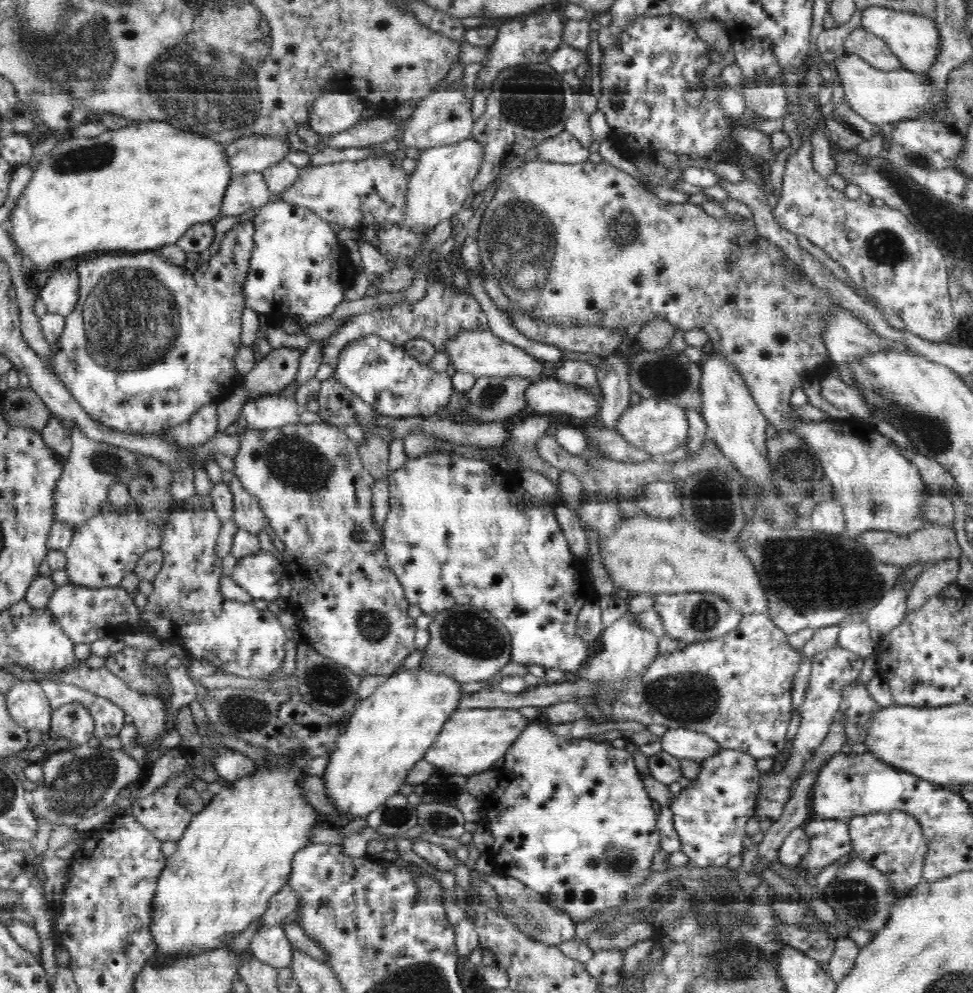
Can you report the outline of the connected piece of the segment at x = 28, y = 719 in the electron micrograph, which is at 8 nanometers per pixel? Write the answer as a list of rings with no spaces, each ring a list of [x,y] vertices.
[[[17,681],[4,695],[15,724],[26,730],[50,732],[52,707],[40,683]]]

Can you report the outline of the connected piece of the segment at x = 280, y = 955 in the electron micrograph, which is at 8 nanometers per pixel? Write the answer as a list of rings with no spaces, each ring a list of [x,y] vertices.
[[[282,925],[260,927],[253,935],[248,950],[275,969],[290,967],[293,959],[293,946]]]

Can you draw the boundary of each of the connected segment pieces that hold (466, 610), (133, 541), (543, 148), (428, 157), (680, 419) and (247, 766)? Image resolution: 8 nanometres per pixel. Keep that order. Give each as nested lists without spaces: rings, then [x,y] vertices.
[[[458,604],[431,616],[433,623],[427,628],[431,637],[421,658],[420,669],[443,673],[464,684],[492,680],[511,662],[510,633],[485,609]]]
[[[131,499],[126,514],[116,509],[114,512],[101,512],[76,526],[71,544],[64,550],[67,557],[65,571],[70,584],[88,588],[118,587],[134,571],[144,552],[160,549],[163,530],[147,522],[142,512],[135,500]]]
[[[570,132],[541,140],[536,146],[539,159],[560,164],[574,164],[588,160],[588,148],[582,146],[580,141]]]
[[[471,136],[456,144],[440,145],[418,150],[417,167],[409,176],[406,203],[406,225],[412,231],[433,231],[440,222],[456,216],[462,207],[468,207],[474,195],[472,184],[484,160],[484,145]]]
[[[646,398],[642,399],[636,405],[630,405],[624,410],[616,432],[620,433],[626,441],[640,448],[656,458],[663,455],[668,455],[670,452],[678,448],[680,444],[684,444],[688,440],[688,417],[686,417],[686,410],[682,407],[670,404],[668,401],[661,401],[660,399]]]
[[[222,748],[220,752],[216,752],[211,764],[216,769],[217,776],[222,777],[227,783],[250,776],[257,770],[252,759],[230,748]]]

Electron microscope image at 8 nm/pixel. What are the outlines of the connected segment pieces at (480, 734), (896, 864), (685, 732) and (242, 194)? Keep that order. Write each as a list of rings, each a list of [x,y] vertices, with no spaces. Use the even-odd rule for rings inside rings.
[[[456,709],[443,724],[432,746],[425,751],[424,759],[441,770],[443,776],[462,774],[468,778],[490,769],[500,760],[527,724],[528,720],[518,709]]]
[[[900,811],[873,812],[854,816],[848,821],[853,851],[888,876],[896,901],[923,881],[922,867],[927,845],[920,823],[912,814]]]
[[[668,729],[661,736],[664,751],[676,758],[688,758],[700,762],[722,749],[708,735],[690,729]]]
[[[261,172],[232,175],[221,206],[224,216],[238,216],[272,201]]]

